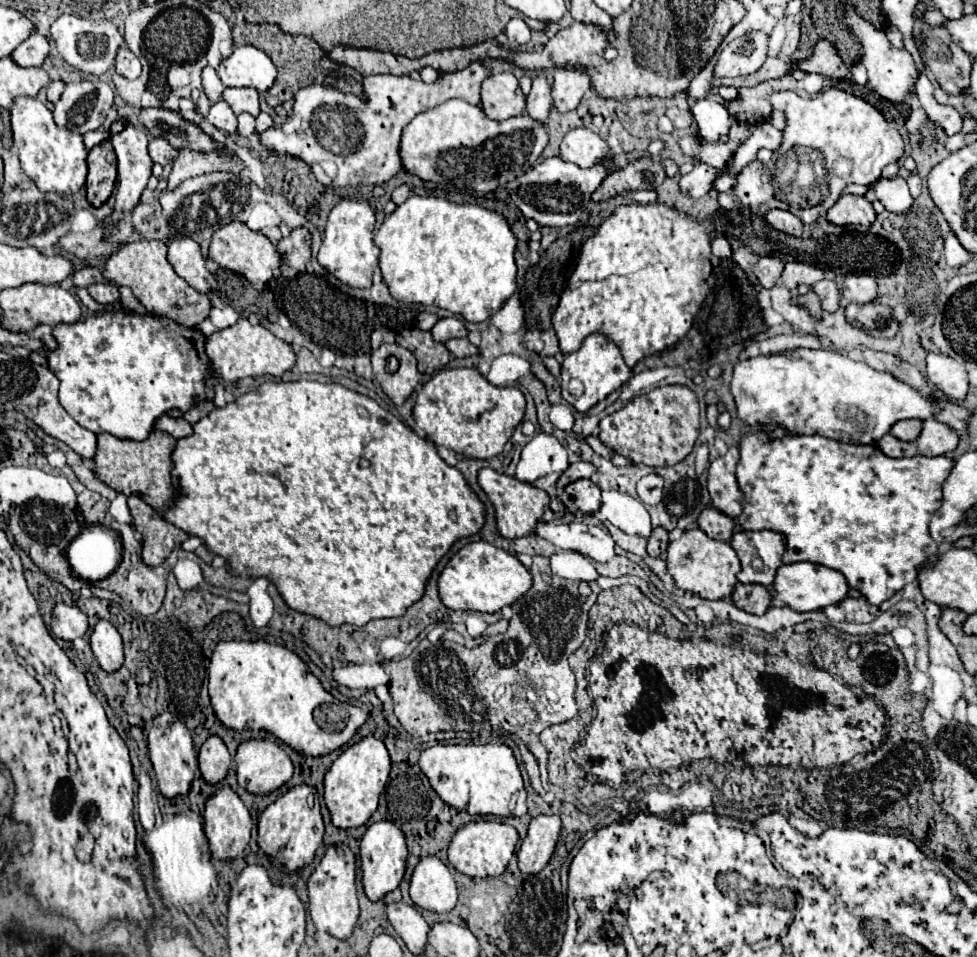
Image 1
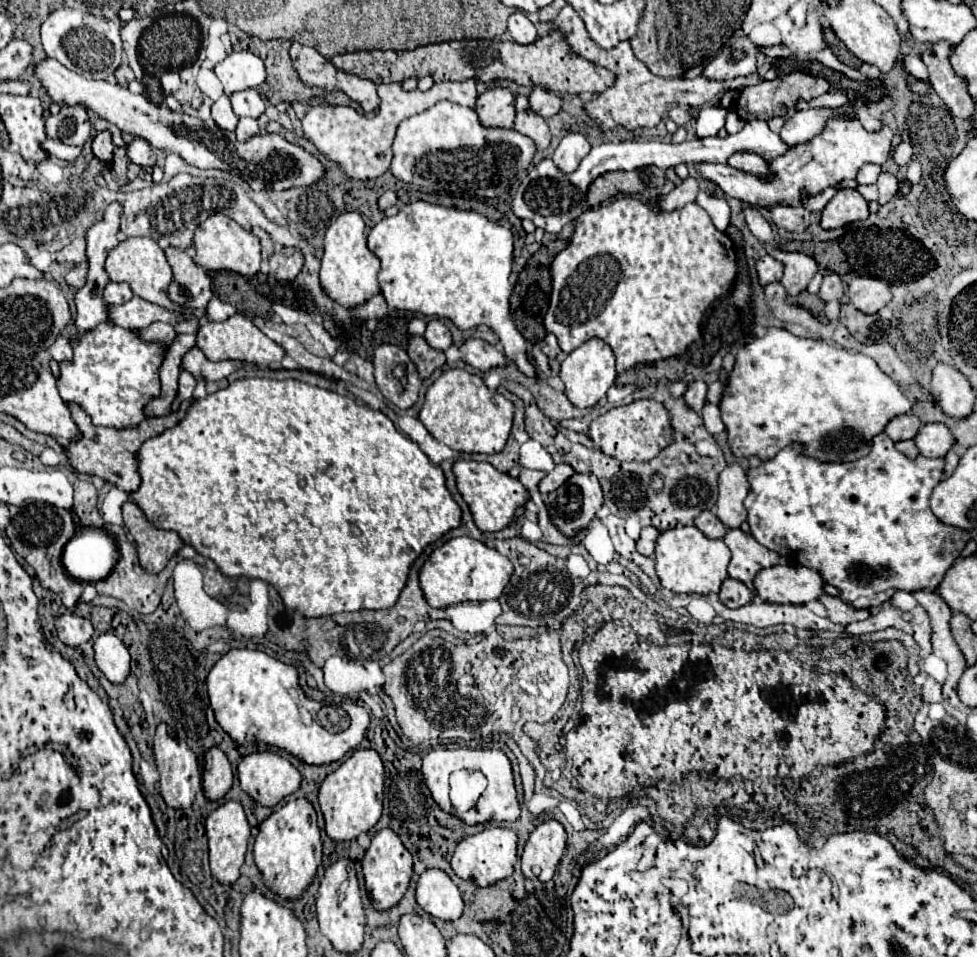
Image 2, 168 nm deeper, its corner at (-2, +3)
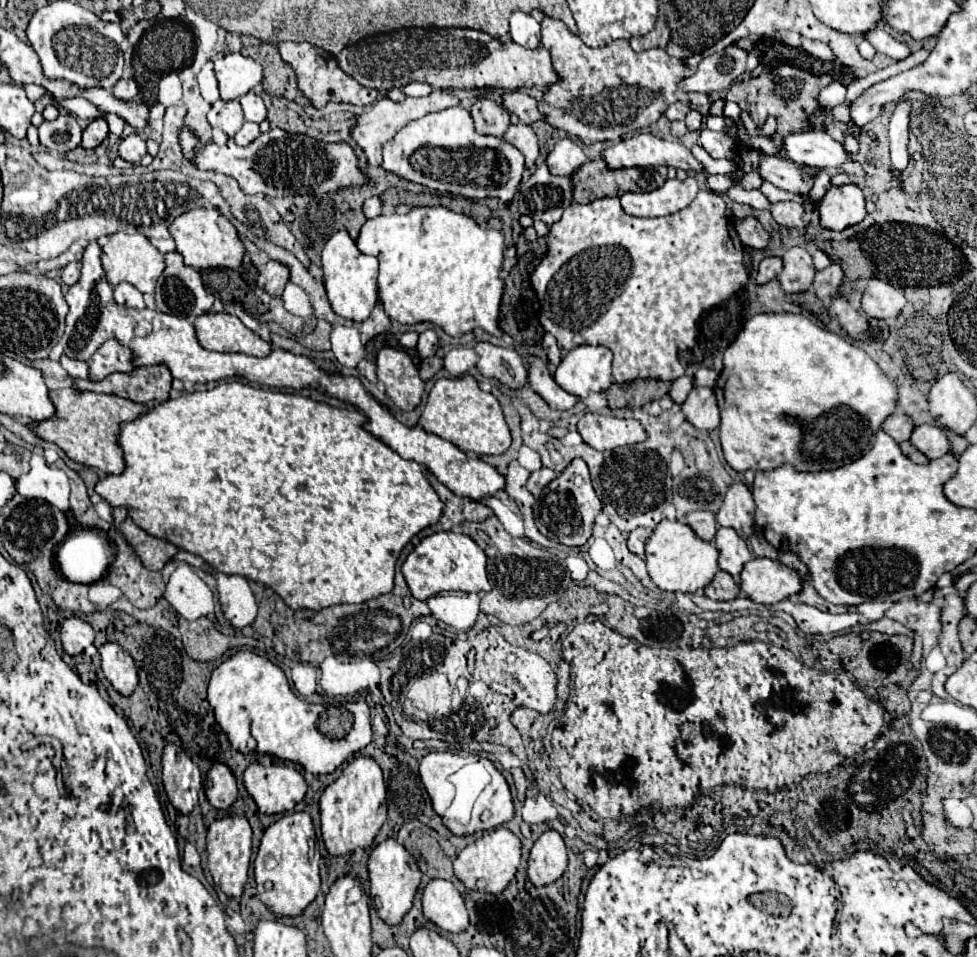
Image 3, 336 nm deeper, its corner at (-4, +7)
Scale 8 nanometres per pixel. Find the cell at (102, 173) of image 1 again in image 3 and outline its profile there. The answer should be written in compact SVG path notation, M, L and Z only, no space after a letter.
M94 119L82 133L82 147L84 149L94 149L98 147L104 139L108 137L108 123L106 119Z

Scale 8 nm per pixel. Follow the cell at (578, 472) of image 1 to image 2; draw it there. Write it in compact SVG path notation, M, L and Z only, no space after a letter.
M556 465L550 473L546 473L546 477L538 483L538 491L542 493L542 495L546 495L546 493L550 493L550 491L554 491L554 489L558 489L568 477L572 477L574 475L574 469L570 467L570 465Z

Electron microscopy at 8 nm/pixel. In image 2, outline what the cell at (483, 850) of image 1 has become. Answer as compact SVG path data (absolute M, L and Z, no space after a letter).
M488 827L472 837L462 839L456 845L456 851L452 855L452 871L466 881L474 881L480 887L494 885L506 877L512 875L514 863L518 859L516 853L516 833L506 827Z

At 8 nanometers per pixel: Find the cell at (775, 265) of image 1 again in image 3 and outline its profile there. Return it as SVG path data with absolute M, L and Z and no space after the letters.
M764 257L764 259L760 261L756 281L758 281L760 285L764 285L764 283L776 279L776 275L778 275L780 271L782 271L782 259L780 259L780 257Z

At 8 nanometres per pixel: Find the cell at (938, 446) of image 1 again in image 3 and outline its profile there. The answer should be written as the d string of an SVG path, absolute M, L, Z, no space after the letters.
M918 425L910 437L912 445L928 459L938 459L950 451L950 439L938 425Z

